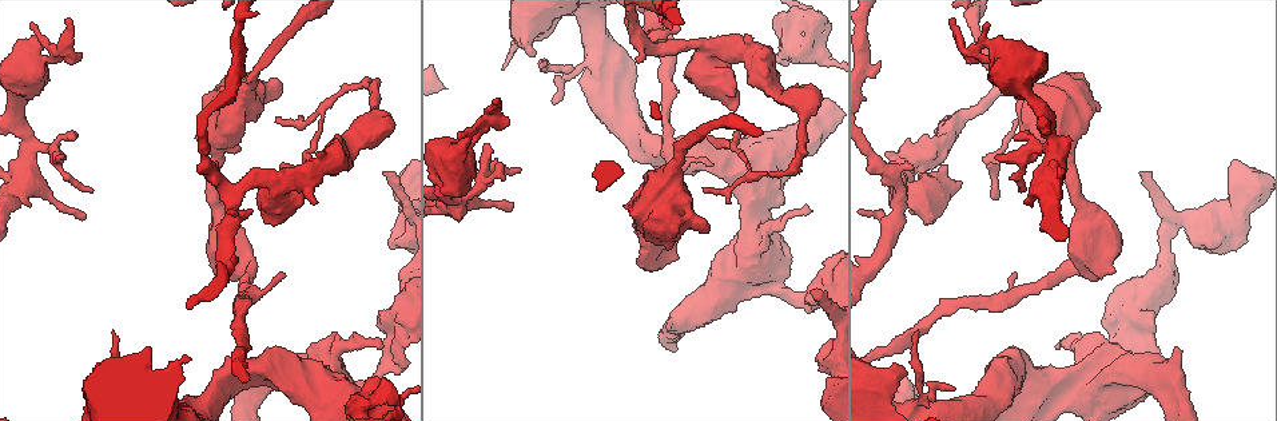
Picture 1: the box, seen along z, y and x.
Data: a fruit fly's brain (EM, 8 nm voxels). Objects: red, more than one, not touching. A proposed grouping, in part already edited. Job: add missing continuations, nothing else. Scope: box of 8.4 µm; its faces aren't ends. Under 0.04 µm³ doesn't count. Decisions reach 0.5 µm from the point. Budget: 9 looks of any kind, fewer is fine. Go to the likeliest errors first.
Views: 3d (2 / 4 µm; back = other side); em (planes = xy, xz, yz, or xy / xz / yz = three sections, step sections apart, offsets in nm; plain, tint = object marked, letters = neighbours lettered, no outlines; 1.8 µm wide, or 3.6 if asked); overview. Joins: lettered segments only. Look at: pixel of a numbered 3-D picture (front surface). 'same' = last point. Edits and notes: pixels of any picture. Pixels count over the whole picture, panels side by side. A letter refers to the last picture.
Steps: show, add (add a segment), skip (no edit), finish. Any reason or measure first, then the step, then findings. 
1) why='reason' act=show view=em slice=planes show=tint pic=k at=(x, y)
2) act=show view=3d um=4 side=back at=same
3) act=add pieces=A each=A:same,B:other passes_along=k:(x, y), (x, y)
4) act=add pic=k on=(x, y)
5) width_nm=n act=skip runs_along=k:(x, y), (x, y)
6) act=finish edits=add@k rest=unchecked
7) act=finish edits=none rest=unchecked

why='branch stops here' act=show view=em um=3.6 slice=planes show=letters pic=1 at=(810, 209)

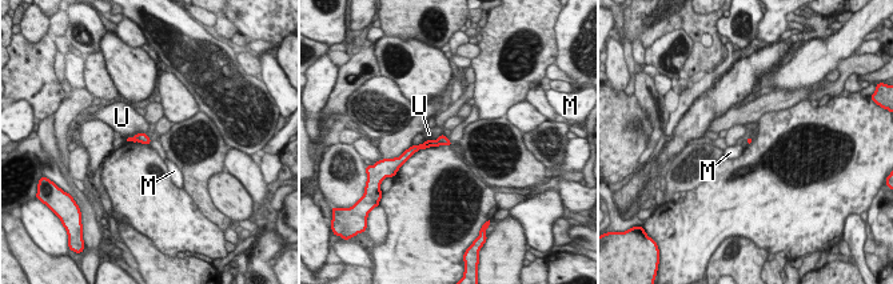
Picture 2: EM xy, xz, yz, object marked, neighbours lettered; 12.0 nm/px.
act=skip each=M:other,U:other runs_along=2:(446, 142), (427, 143), (411, 150) found='no lettered segment goes on from it'

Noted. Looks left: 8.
act=show view=em slice=xy step=16 show=tint pic=1 at=(506, 125)

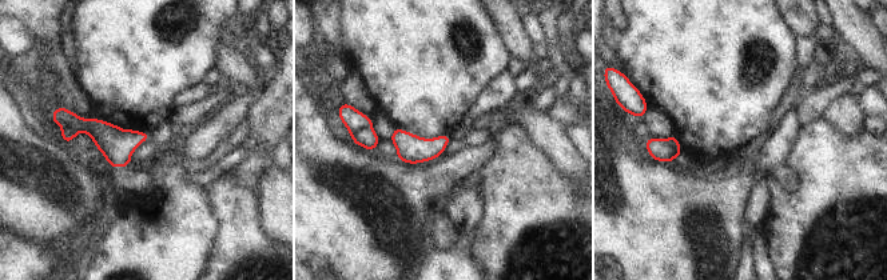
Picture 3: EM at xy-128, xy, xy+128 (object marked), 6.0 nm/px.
act=show view=em slice=xy step=16 show=letters at=same

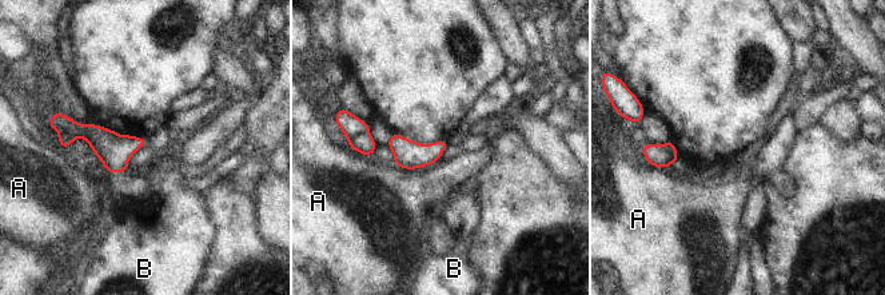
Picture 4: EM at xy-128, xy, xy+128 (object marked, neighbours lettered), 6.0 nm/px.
width_nm=140 act=skip each=A:other,B:other border=4:(394, 163), (415, 170) found='none of them fits'

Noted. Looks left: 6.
act=show view=em slice=planes show=letters pic=1 at=(952, 387)

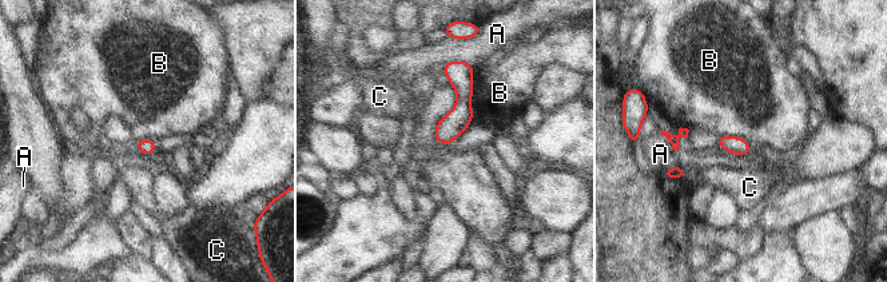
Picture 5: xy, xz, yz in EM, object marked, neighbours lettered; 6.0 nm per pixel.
width_nm=100 act=skip each=A:other,B:other,C:other border=5:(474, 68), (472, 120) found='none of them fits'

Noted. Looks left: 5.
why='branch stops here' act=show view=em um=3.6 slice=planes show=letters pic=1 at=(389, 174)

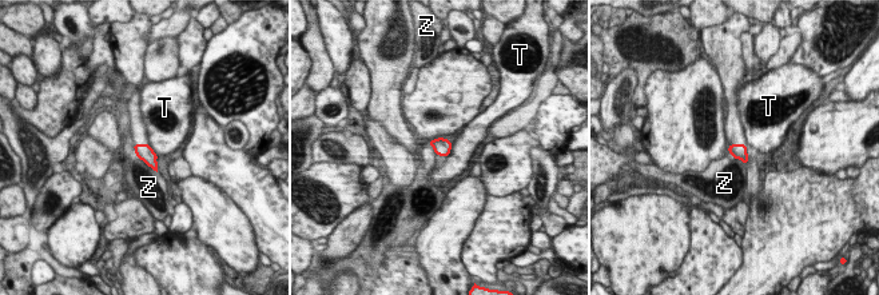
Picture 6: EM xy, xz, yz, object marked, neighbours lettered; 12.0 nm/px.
act=skip each=T:other,Z:other border=6:(452, 143), (452, 150), (445, 156) found='none of them fits'

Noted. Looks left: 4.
act=finish edits=none rest=unchecked

